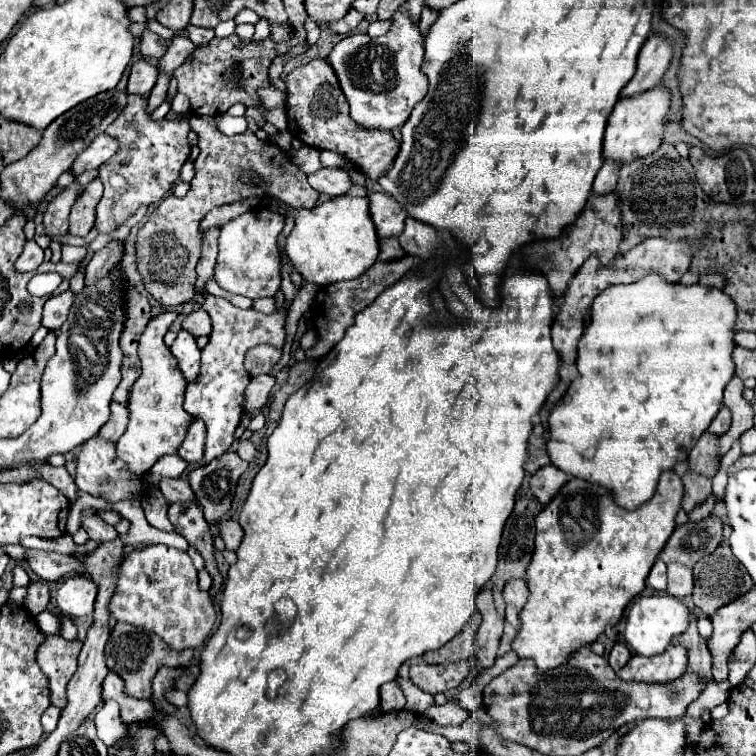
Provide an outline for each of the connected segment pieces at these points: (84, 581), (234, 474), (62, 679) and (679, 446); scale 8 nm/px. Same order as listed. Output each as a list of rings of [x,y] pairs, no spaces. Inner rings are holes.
[[[69,576],[55,592],[55,604],[65,616],[85,616],[93,612],[97,586],[85,576]]]
[[[229,450],[189,474],[189,484],[195,490],[197,502],[203,506],[205,520],[209,524],[219,522],[231,508],[237,480],[245,468],[247,462]]]
[[[47,636],[47,640],[39,648],[39,666],[49,678],[51,704],[63,708],[67,704],[65,688],[77,668],[77,656],[81,652],[83,642],[67,642],[63,636]]]
[[[655,272],[647,274],[635,284],[629,286],[611,286],[603,290],[593,306],[591,306],[591,322],[585,328],[579,344],[577,344],[577,370],[579,378],[571,382],[567,388],[563,400],[551,410],[549,414],[549,438],[547,438],[547,452],[551,458],[551,464],[557,466],[559,470],[579,476],[583,480],[591,480],[591,484],[603,484],[603,488],[611,488],[611,494],[615,496],[615,504],[619,504],[625,510],[635,510],[643,502],[647,502],[657,486],[657,480],[661,472],[671,470],[679,460],[685,458],[685,452],[691,452],[695,446],[695,440],[709,428],[711,420],[719,412],[723,404],[723,388],[725,384],[733,378],[735,374],[735,364],[733,364],[733,324],[737,320],[737,308],[729,296],[725,296],[717,288],[703,288],[699,284],[695,286],[679,286],[679,284],[669,284]]]

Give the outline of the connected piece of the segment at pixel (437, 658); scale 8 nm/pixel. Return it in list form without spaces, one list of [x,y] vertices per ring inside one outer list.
[[[475,610],[473,618],[465,624],[465,630],[461,630],[455,638],[451,638],[443,648],[423,654],[423,656],[421,656],[423,662],[427,662],[427,664],[447,664],[447,662],[463,660],[465,656],[469,658],[469,656],[473,654],[471,640],[473,640],[475,630],[479,628],[479,624],[481,624],[481,614]]]

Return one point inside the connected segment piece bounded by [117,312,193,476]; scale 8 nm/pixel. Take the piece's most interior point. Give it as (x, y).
(157, 422)

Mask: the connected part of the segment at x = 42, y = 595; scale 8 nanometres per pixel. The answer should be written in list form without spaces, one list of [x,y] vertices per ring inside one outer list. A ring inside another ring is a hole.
[[[31,582],[27,586],[27,600],[23,602],[27,606],[27,610],[37,616],[39,612],[45,610],[49,602],[49,586],[47,584],[41,584],[41,582]]]

